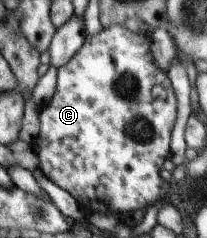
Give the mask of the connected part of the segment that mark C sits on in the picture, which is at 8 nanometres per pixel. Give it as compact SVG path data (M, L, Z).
M108 25L96 35L84 35L81 47L67 61L57 68L56 86L49 101L39 110L39 127L36 138L29 145L35 152L36 168L41 171L51 183L64 189L75 199L84 215L101 213L101 215L121 218L132 212L143 212L145 208L155 204L167 195L168 183L163 172L163 161L169 158L170 131L176 120L176 97L165 70L159 68L149 52L149 38L143 34L136 34L118 25Z

